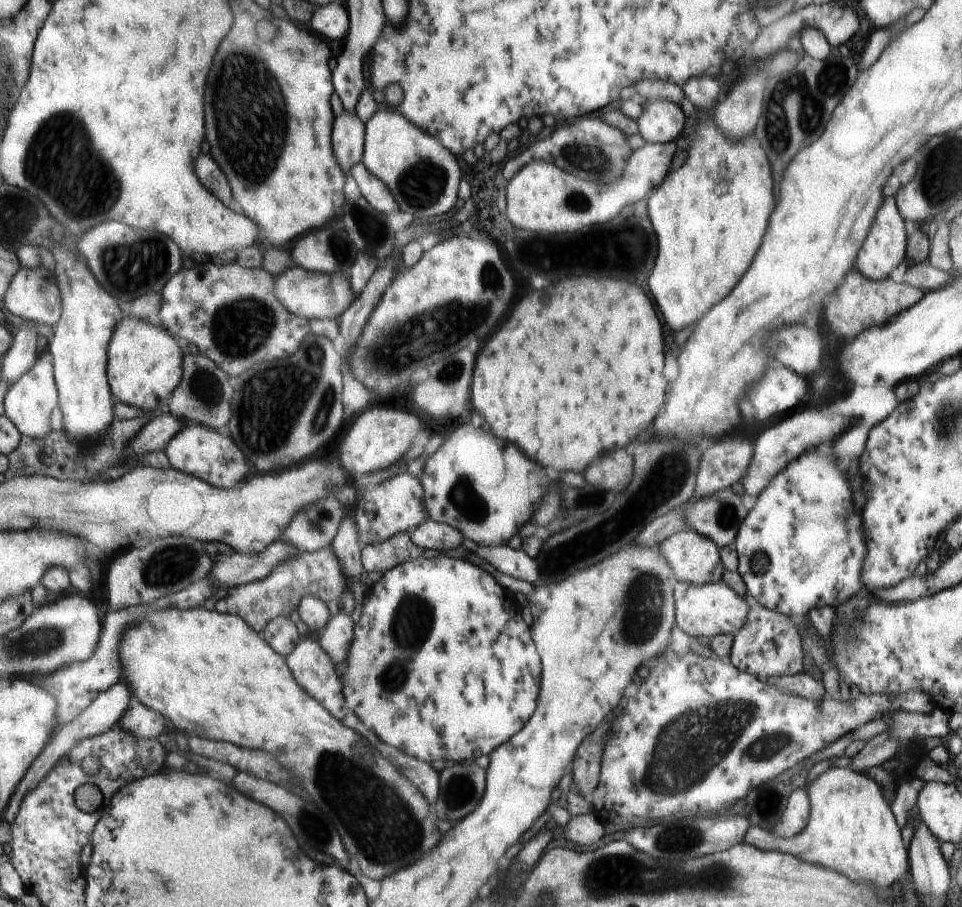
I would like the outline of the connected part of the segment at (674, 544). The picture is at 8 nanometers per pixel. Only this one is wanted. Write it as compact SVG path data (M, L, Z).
M694 530L682 531L663 539L660 550L666 561L674 563L679 581L703 585L722 581L722 560L718 544Z

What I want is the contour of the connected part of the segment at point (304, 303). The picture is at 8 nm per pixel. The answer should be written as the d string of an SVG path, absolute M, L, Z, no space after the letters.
M298 265L290 266L275 278L275 295L292 314L306 319L334 319L342 316L356 300L346 273L317 273Z

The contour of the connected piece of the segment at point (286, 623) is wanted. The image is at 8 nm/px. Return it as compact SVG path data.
M278 617L270 620L261 634L281 657L287 657L302 638L294 624L289 617Z

